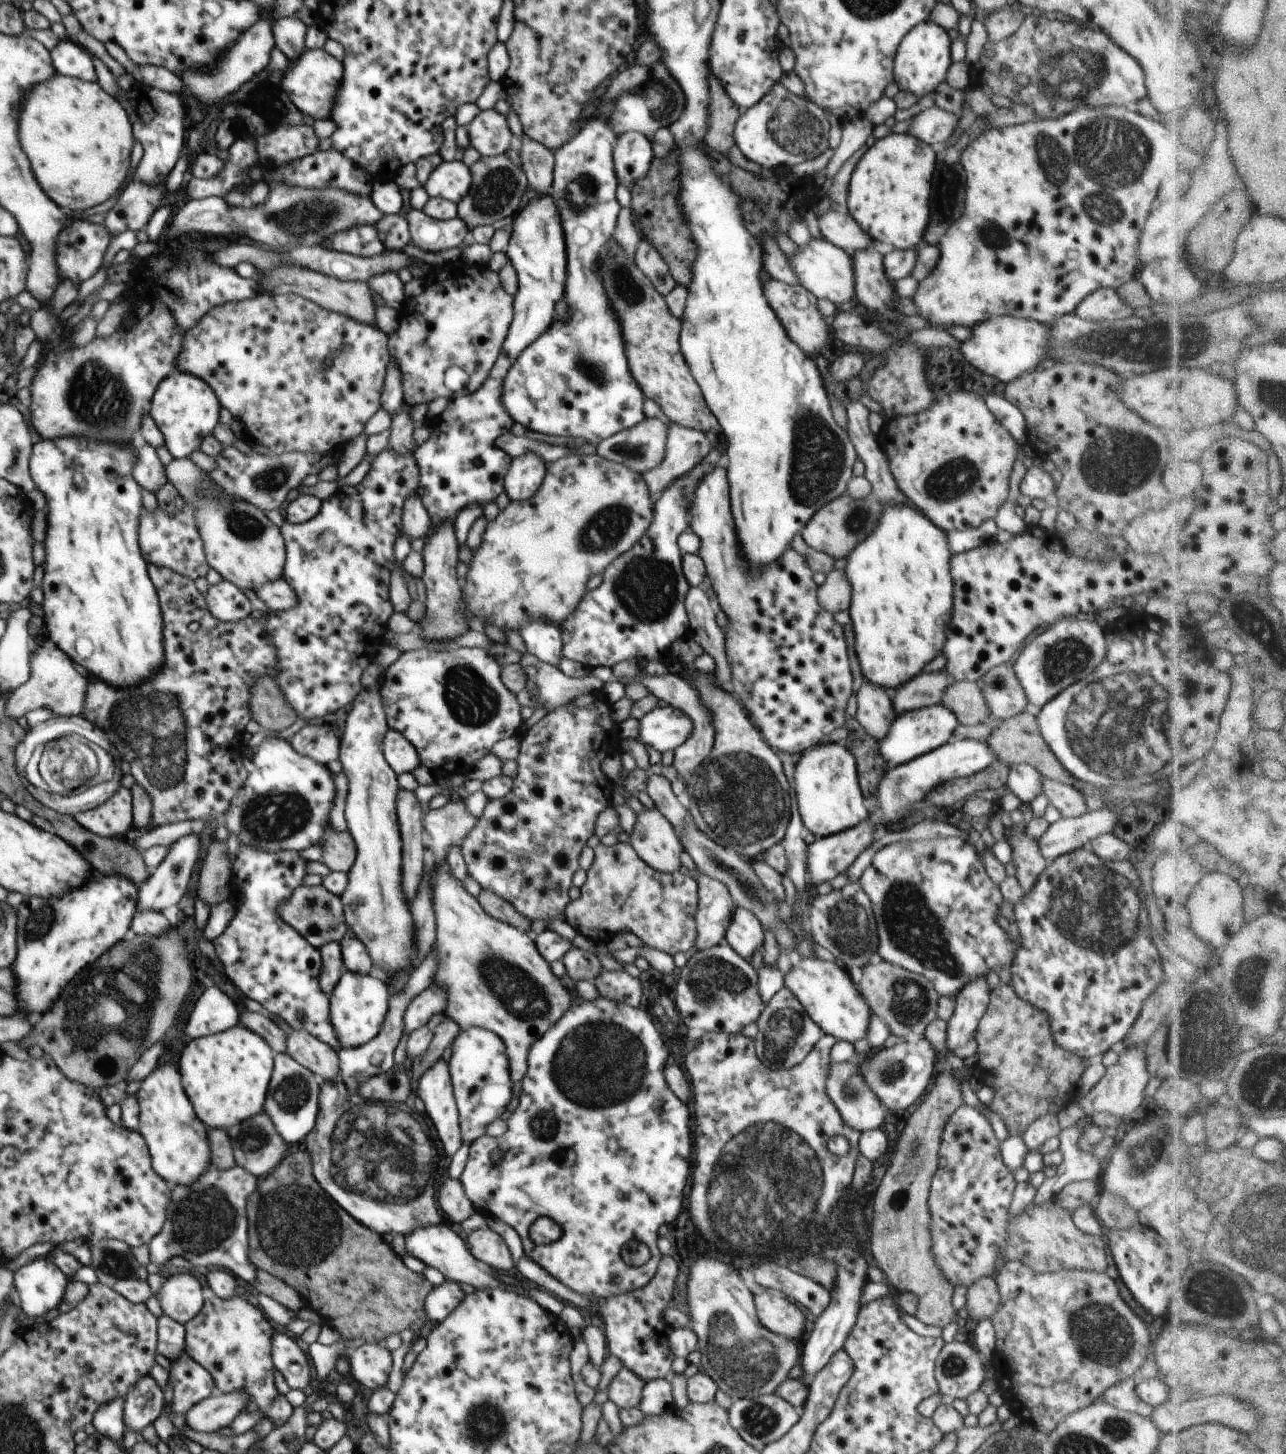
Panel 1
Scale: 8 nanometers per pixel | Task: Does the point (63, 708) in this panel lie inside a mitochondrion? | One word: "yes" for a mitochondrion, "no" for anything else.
no

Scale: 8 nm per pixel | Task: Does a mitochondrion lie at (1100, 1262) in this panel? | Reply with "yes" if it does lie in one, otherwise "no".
no

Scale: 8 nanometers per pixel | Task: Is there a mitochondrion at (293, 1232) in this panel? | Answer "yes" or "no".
yes

